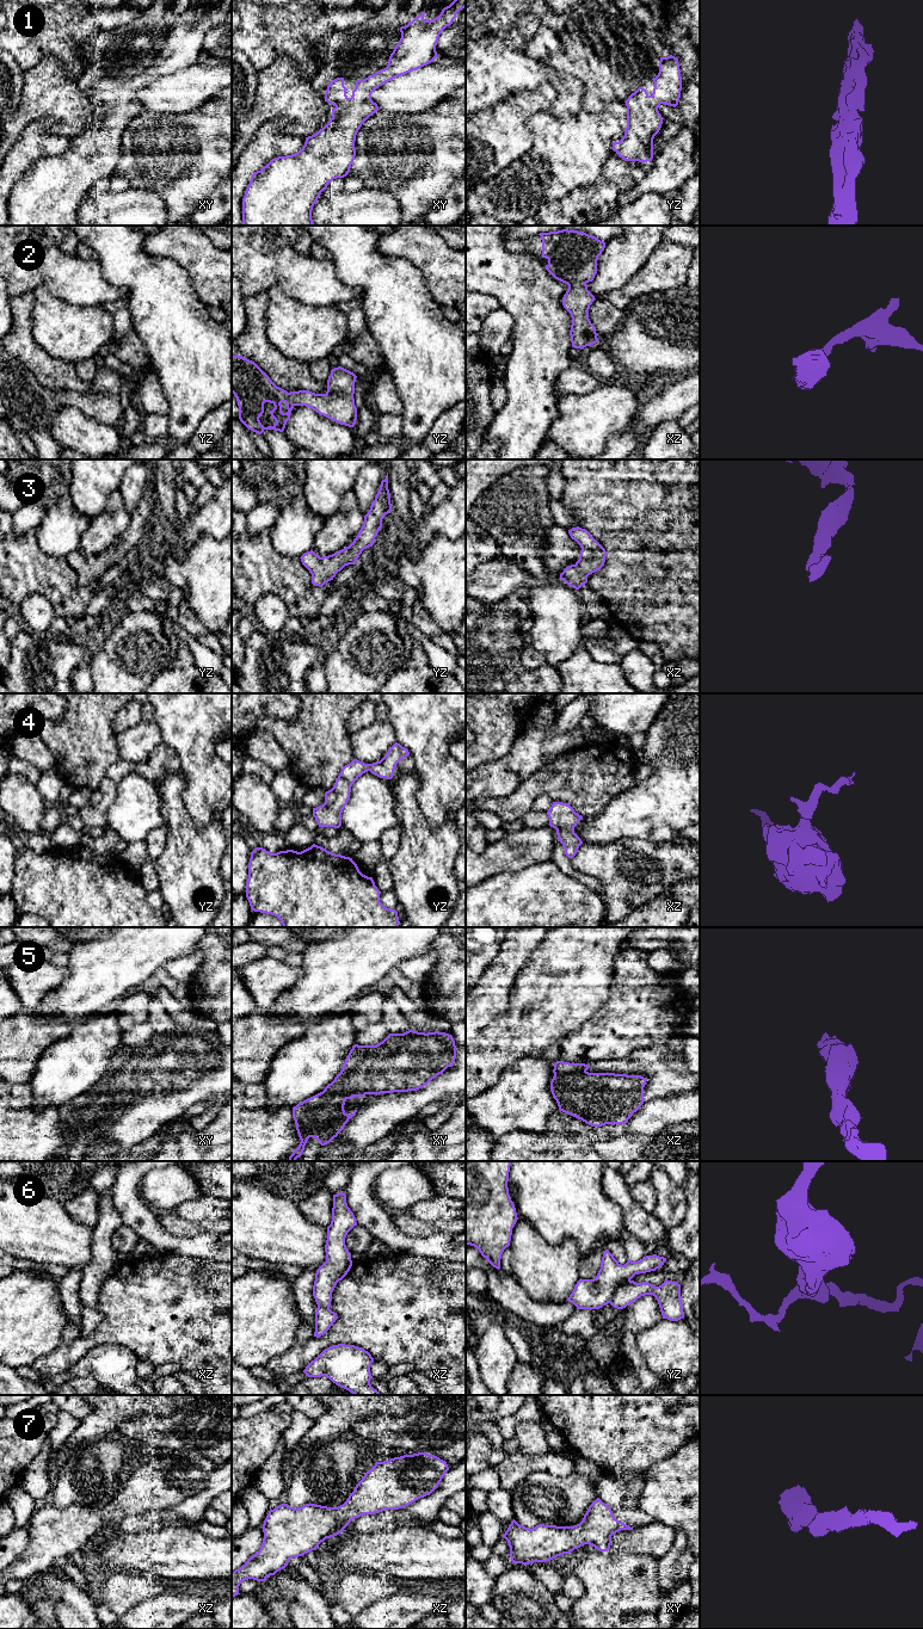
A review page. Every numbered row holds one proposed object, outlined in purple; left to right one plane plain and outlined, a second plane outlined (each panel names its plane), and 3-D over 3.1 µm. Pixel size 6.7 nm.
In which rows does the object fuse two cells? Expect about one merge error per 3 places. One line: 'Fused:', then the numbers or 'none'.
Fused: 6

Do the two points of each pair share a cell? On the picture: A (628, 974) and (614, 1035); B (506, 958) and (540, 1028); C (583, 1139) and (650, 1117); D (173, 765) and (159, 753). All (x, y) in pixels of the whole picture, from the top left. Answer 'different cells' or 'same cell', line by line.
A: same cell
B: different cells
C: different cells
D: same cell

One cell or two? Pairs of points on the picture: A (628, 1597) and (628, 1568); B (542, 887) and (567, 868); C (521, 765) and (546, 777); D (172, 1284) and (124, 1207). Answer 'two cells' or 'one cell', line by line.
A: one cell
B: two cells
C: two cells
D: two cells

